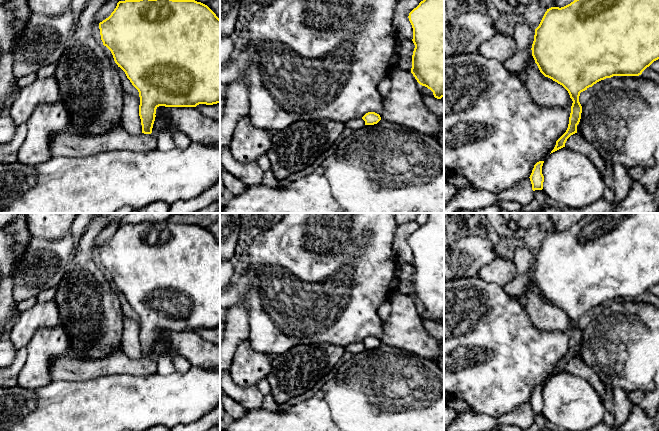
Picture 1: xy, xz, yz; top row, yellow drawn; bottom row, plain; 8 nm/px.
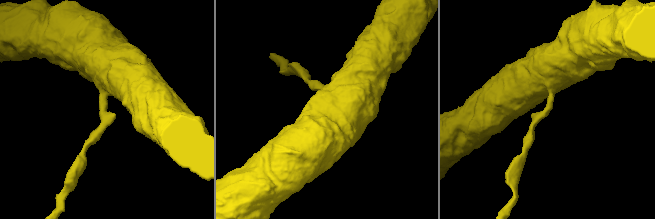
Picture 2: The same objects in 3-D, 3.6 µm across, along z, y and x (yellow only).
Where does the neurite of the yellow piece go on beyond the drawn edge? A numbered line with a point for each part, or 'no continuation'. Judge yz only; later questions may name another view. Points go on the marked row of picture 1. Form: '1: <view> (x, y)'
no continuation

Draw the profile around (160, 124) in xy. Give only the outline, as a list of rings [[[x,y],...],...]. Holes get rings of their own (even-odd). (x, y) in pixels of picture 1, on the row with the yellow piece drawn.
[[[157,107],[156,117],[152,128],[152,135],[157,136],[161,131],[169,131],[173,135],[178,130],[171,127],[167,121],[167,110],[168,107]]]

